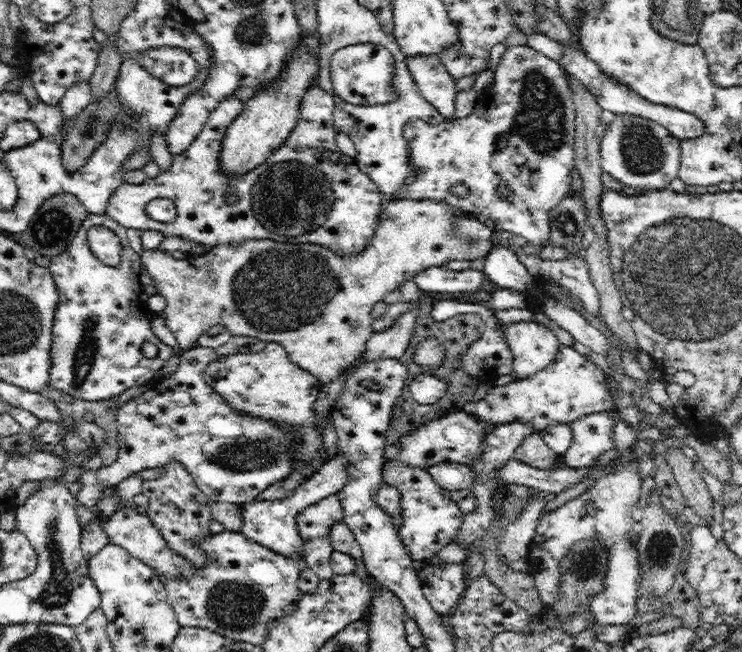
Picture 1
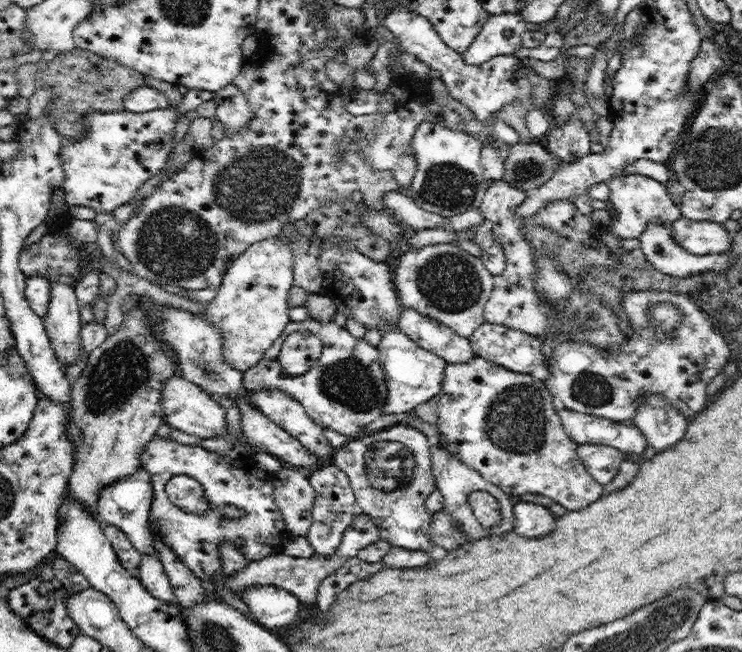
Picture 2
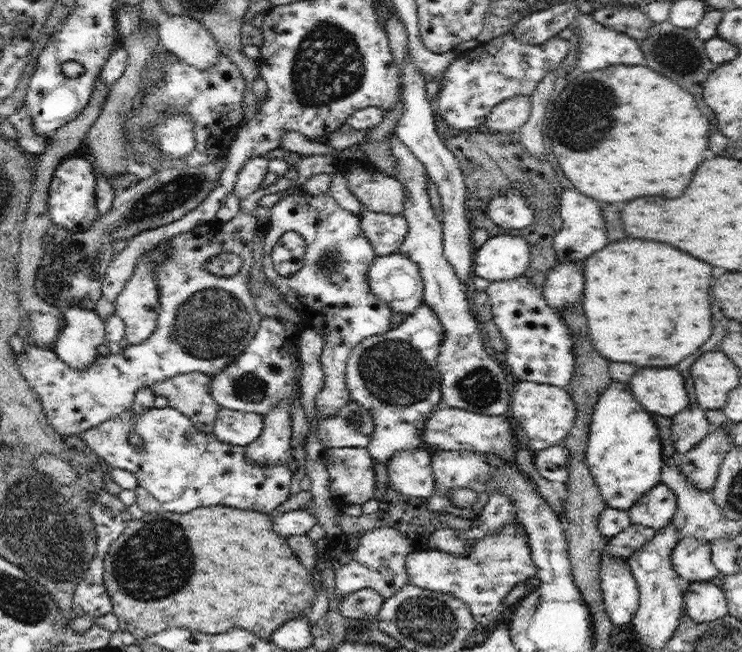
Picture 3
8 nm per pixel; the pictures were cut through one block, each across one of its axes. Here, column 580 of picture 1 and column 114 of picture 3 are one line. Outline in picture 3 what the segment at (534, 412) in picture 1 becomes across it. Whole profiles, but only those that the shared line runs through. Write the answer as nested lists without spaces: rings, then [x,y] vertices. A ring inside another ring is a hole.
[[[240,208],[229,222],[210,221],[206,226],[198,226],[173,237],[168,256],[164,256],[153,272],[158,283],[160,303],[156,329],[143,343],[124,347],[123,353],[110,353],[108,356],[99,354],[87,370],[78,372],[62,362],[54,350],[26,344],[24,352],[16,357],[17,365],[41,400],[48,424],[62,436],[81,436],[84,431],[129,411],[140,388],[152,387],[155,382],[188,372],[216,376],[234,362],[254,338],[262,320],[255,309],[255,300],[249,289],[249,272],[253,266],[254,237],[263,228],[263,225],[258,224],[256,216]],[[220,253],[234,253],[242,259],[242,267],[234,276],[216,277],[207,272],[207,266],[204,266],[206,260]]]

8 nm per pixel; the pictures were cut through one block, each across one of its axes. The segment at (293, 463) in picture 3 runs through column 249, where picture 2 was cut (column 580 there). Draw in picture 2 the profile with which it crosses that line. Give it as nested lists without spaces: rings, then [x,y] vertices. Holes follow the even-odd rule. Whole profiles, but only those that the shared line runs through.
[[[579,444],[578,455],[580,455],[580,459],[586,470],[605,487],[608,487],[609,483],[614,480],[620,469],[620,464],[626,459],[623,451],[614,449],[608,445]]]

